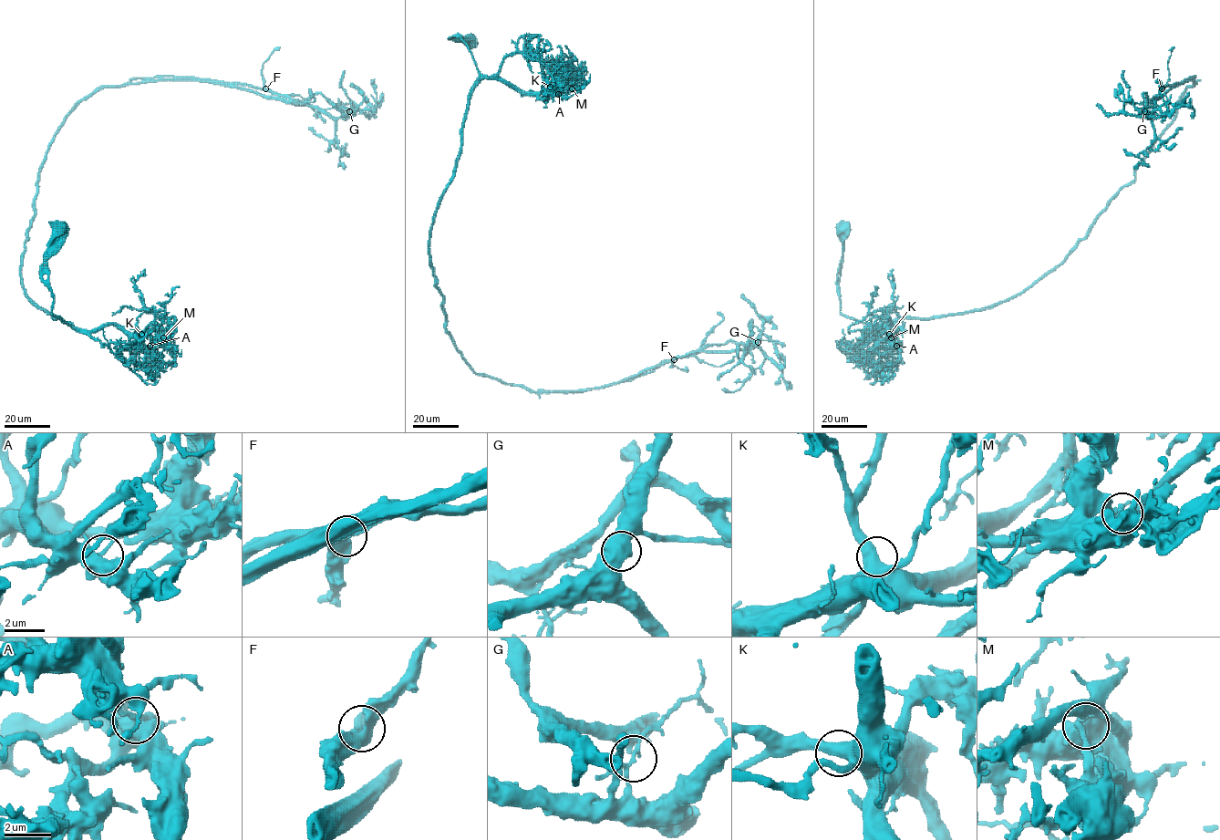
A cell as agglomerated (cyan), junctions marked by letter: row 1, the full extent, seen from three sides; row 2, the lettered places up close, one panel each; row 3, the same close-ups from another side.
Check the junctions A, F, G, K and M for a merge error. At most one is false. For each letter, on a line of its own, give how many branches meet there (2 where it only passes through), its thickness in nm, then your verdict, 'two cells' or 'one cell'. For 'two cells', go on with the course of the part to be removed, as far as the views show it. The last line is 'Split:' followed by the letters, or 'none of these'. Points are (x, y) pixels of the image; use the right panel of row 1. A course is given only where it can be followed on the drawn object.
A: branches 3; calibre 240 nm; one cell
F: branches 3; calibre 480 nm; one cell
G: branches 3; calibre 160 nm; two cells; course (1144, 111), (1147, 108), (1144, 93), (1150, 101), (1163, 88), (1194, 77), (1192, 79)
K: branches 3; calibre 480 nm; one cell
M: branches 2; calibre 200 nm; one cell
Split: G

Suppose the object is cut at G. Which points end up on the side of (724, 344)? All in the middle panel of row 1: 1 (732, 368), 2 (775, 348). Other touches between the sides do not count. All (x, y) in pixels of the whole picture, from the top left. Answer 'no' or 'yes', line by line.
1: no
2: yes

